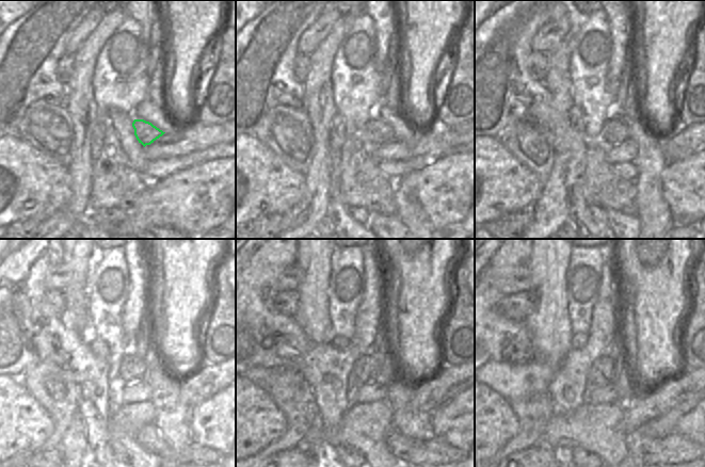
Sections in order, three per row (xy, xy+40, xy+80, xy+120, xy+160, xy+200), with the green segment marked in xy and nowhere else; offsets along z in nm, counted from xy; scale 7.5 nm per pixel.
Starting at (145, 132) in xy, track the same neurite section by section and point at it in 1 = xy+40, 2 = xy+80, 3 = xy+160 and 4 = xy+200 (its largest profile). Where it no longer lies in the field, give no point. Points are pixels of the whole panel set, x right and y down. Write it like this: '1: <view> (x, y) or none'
1: xy+40 (381, 132)
2: xy+80 (614, 131)
3: xy+160 (366, 369)
4: xy+200 (602, 371)

